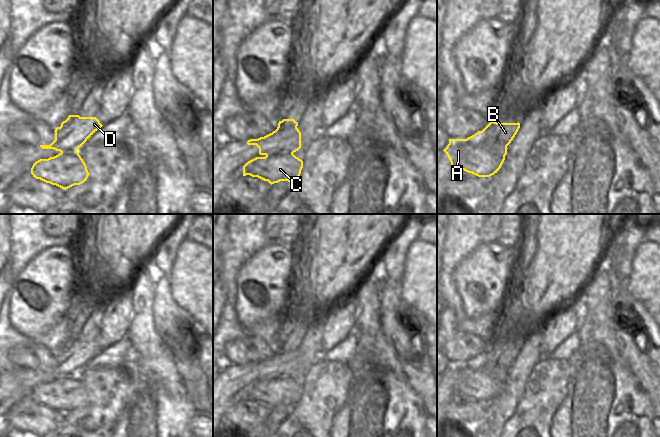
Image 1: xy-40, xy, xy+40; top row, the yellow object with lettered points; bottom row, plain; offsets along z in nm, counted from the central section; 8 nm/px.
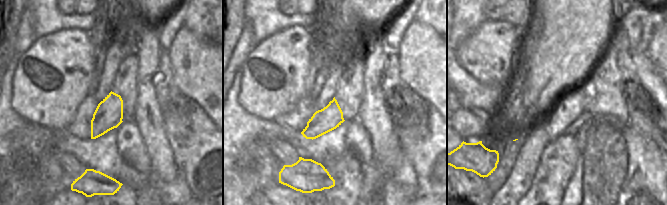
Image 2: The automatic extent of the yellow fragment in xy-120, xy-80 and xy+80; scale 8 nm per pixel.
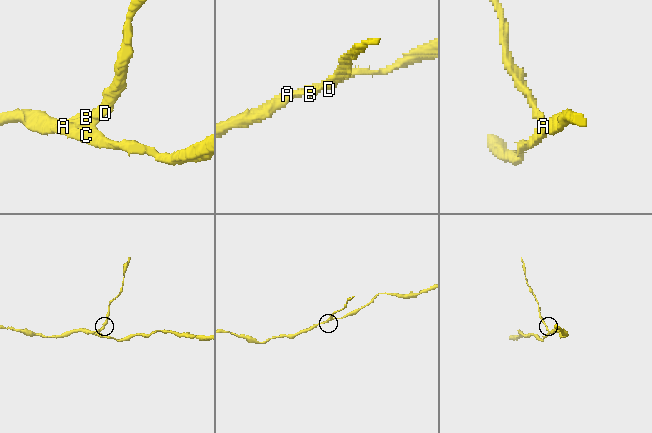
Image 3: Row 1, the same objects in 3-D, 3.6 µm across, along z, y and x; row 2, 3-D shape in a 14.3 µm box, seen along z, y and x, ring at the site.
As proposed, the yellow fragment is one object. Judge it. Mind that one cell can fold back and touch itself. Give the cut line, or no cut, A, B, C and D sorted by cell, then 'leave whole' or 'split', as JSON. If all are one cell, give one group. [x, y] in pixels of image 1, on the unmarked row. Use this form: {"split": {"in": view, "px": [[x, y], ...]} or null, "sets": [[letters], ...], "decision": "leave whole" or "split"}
{"split": {"in": "xy+40", "px": [[466, 363], [470, 368], [507, 369]]}, "sets": [["A", "C"], ["B", "D"]], "decision": "split"}

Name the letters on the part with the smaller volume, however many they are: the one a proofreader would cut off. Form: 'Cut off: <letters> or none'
Cut off: B, D

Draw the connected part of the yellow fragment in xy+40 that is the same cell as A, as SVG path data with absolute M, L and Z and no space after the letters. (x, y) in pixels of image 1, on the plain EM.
M449 363L443 374L453 393L462 393L478 401L490 401L501 392L507 369L470 369L467 363Z

